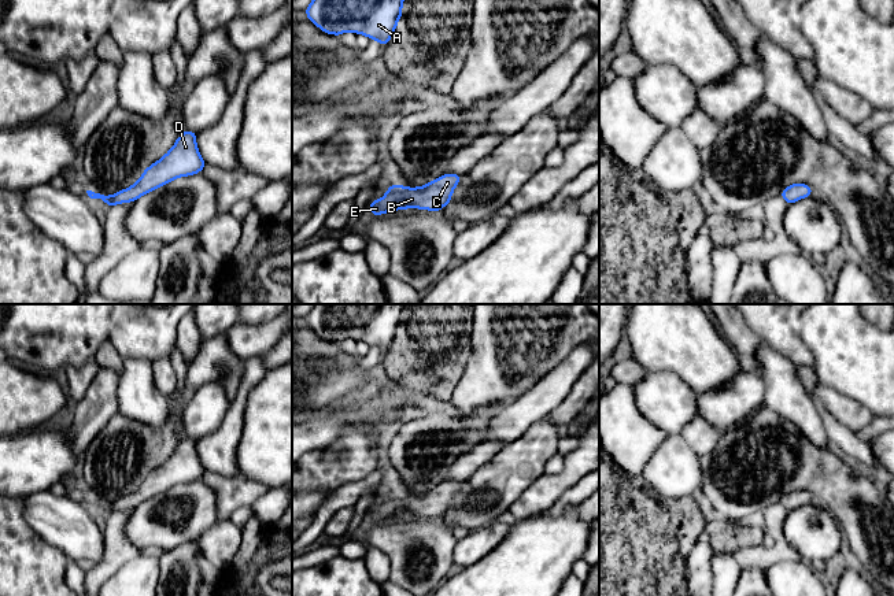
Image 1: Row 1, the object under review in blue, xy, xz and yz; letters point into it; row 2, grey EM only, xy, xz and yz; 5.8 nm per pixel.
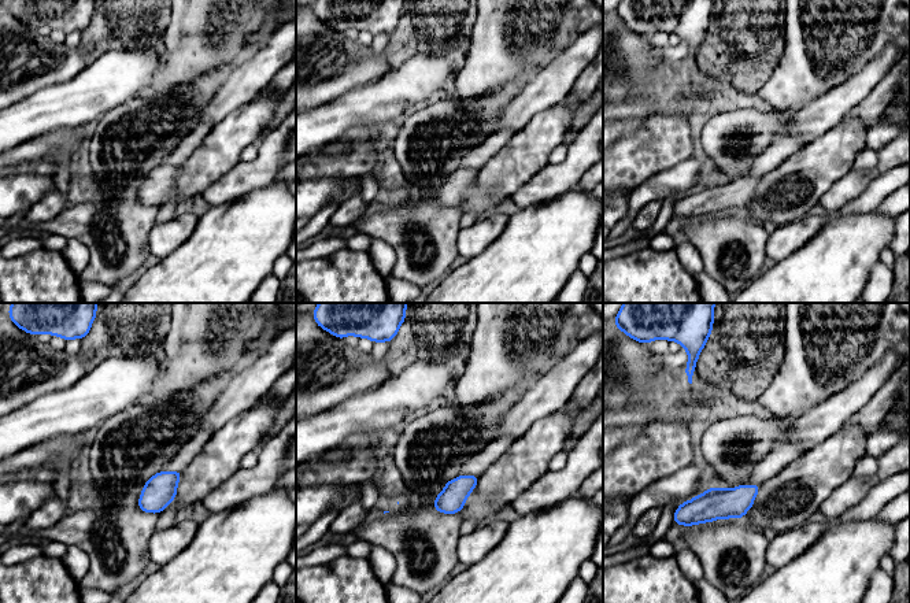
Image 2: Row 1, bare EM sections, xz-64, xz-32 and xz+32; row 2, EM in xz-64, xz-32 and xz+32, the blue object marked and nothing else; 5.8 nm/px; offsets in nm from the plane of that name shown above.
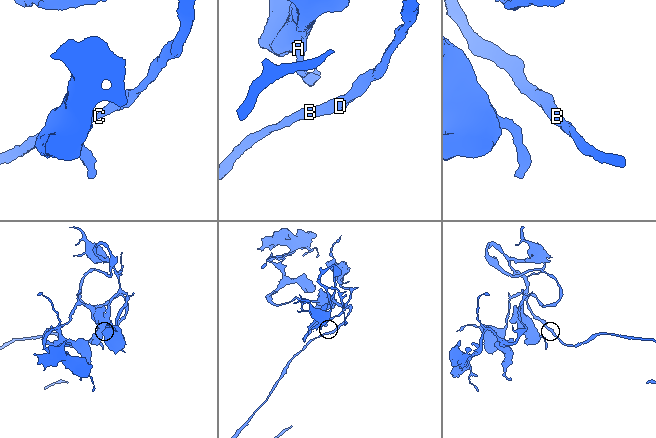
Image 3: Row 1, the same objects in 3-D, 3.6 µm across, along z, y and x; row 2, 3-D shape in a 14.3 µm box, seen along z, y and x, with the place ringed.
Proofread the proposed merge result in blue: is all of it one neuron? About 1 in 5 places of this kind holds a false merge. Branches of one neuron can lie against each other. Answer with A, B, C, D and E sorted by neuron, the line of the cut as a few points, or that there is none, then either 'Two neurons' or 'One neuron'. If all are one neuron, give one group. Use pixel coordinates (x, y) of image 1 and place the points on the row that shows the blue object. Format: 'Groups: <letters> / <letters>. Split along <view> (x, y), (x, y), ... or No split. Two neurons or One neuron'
Groups: A B C D E. No split. One neuron

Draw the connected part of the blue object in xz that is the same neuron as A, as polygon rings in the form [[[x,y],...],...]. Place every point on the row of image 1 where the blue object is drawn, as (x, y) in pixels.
[[[313,0],[307,18],[328,34],[365,34],[381,42],[391,40],[402,16],[403,0]]]

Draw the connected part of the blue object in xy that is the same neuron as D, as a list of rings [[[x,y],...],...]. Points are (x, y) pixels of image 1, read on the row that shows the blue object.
[[[184,130],[173,148],[156,163],[144,170],[141,178],[112,196],[86,190],[90,199],[104,200],[107,207],[134,201],[143,195],[178,178],[200,173],[206,166],[196,147],[196,133]]]

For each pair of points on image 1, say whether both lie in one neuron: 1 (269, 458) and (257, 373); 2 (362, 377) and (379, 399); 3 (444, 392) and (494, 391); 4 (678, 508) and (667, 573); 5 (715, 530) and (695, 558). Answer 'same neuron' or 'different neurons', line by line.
1: different neurons
2: different neurons
3: different neurons
4: same neuron
5: different neurons

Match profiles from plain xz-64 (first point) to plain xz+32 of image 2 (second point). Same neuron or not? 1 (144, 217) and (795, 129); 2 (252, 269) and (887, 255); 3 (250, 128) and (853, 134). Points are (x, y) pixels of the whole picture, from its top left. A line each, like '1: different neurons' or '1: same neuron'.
1: different neurons
2: different neurons
3: same neuron

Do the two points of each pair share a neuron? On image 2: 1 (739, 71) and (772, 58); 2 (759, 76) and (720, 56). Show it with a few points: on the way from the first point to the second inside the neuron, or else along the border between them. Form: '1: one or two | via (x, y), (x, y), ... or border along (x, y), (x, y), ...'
1: one | via (747, 63), (753, 58), (764, 58)
2: one | via (750, 66), (743, 60), (729, 56)

